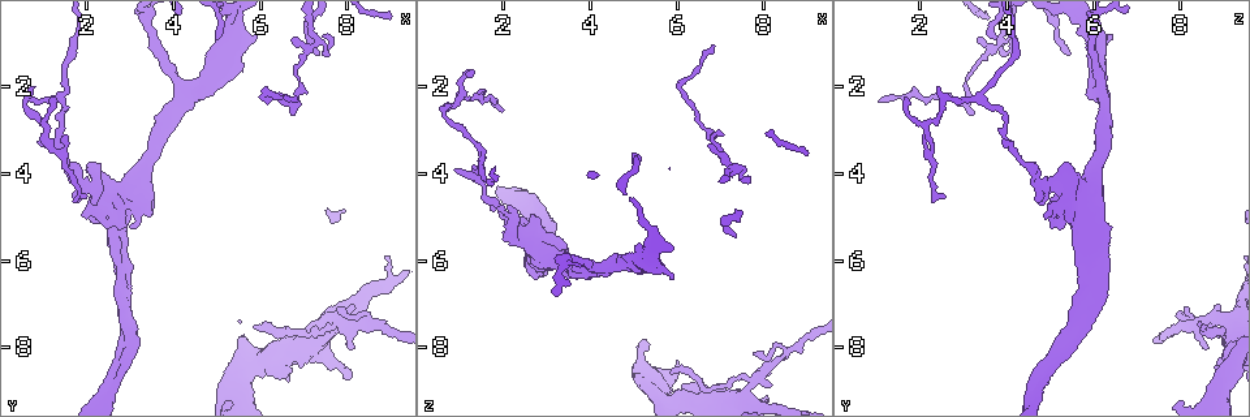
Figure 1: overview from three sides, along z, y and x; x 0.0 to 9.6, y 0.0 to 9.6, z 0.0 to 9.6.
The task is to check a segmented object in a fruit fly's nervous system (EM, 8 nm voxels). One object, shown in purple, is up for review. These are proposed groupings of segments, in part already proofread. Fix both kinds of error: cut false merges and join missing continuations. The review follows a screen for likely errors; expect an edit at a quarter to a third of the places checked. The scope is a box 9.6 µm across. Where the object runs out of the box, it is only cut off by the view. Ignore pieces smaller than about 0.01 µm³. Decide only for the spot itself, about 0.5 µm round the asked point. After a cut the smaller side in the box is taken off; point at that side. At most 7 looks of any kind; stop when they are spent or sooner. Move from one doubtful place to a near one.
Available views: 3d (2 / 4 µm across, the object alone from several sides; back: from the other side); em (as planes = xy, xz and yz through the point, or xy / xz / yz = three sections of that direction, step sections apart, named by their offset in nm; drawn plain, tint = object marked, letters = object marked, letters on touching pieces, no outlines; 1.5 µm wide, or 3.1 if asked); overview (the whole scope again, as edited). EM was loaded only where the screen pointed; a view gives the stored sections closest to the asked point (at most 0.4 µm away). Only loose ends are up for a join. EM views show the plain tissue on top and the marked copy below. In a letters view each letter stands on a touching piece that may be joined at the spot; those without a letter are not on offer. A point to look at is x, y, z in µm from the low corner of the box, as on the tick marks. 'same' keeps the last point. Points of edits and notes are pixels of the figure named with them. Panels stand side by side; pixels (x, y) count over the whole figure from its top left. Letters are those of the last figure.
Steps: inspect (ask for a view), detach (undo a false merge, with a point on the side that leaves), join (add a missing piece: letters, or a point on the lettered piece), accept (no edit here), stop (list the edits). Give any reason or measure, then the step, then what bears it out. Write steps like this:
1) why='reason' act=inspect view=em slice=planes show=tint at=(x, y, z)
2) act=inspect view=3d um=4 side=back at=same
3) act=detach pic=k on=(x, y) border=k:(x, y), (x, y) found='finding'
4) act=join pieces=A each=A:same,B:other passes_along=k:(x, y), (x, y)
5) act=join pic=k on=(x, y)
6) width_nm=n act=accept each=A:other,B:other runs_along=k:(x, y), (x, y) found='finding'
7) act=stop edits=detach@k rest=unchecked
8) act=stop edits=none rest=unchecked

why='sharp bend' act=inspect view=em slice=planes show=letters at=(7.25, 0.95, 3.90)

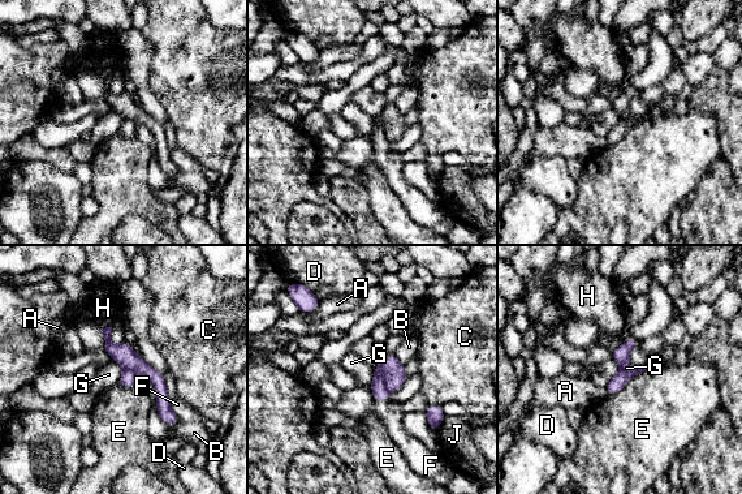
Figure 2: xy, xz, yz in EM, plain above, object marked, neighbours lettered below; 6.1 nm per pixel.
longest_contact=E:300nm act=detach pic=2 on=(378, 387) each=A:other,B:other,C:other,D:other,E:other,F:other,G:other,H:other,J:other found='a second cell is stuck on'

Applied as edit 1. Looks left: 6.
why='three arms meet' act=inspect view=3d um=4 at=(2.05, 4.25, 4.95)

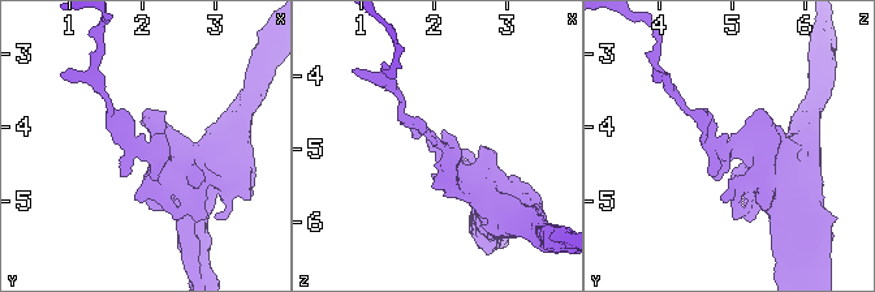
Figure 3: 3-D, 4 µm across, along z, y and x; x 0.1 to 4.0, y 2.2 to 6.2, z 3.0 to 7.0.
act=inspect view=em slice=xz step=8 show=tint at=(2.05, 4.20, 4.90)

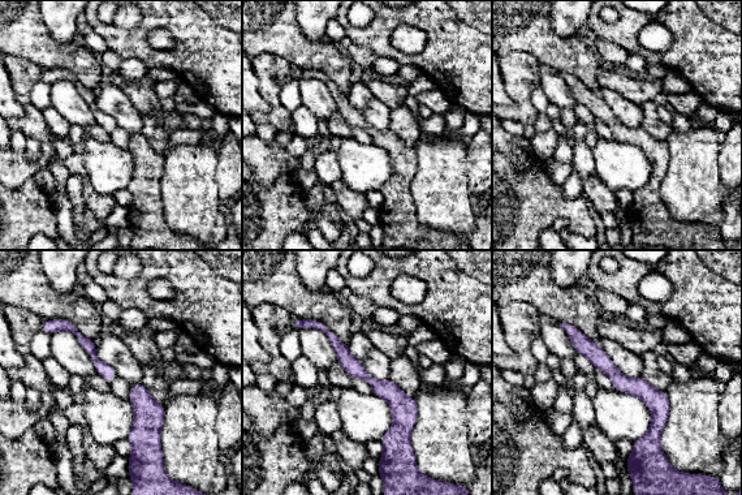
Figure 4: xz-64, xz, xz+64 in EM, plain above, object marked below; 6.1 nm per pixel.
act=inspect view=em slice=planes show=letters at=same

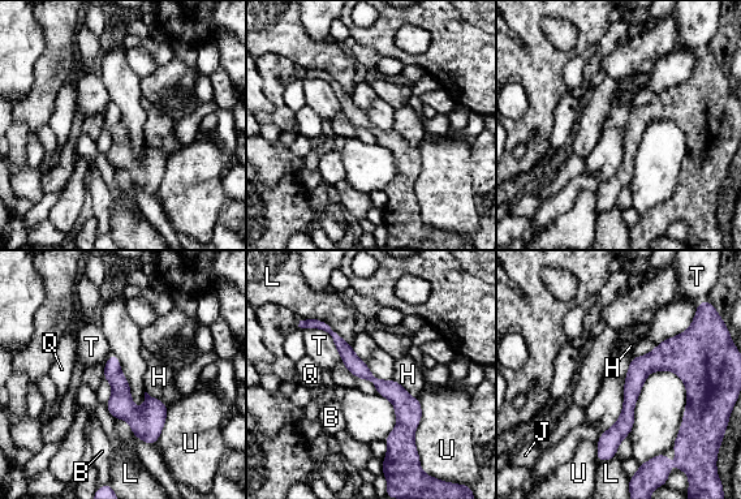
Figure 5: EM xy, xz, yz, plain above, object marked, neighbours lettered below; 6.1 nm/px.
width_nm=120 act=accept each=B:other,H:other,J:other,L:other,Q:other,T:other,U:other found='continuous, no second cell'

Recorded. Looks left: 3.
act=stop edits=detach@2 rest=unchecked

